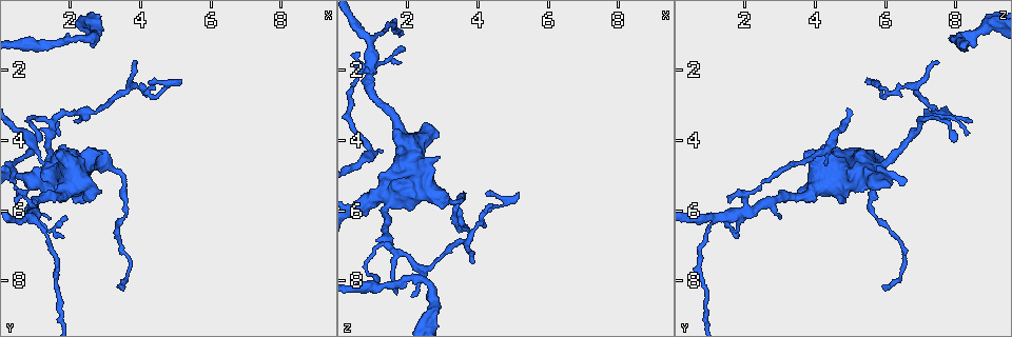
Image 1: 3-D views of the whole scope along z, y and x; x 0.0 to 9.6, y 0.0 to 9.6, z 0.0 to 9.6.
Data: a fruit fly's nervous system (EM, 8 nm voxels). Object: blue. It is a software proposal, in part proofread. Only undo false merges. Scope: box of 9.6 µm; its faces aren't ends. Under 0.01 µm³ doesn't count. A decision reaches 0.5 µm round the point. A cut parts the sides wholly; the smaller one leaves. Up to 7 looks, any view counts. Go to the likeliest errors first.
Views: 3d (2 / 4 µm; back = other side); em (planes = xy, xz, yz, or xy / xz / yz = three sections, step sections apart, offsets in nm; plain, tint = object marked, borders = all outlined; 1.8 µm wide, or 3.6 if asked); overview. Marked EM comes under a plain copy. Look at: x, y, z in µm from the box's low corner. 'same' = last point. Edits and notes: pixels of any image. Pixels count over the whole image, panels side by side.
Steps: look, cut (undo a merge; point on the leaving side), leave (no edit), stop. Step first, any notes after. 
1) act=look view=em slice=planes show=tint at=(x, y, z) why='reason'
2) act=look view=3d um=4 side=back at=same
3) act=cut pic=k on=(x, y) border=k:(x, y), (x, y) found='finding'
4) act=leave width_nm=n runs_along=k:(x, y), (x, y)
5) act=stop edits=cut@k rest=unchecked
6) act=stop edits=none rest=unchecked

act=look view=3d um=2 at=(0.90, 5.90, 2.20)

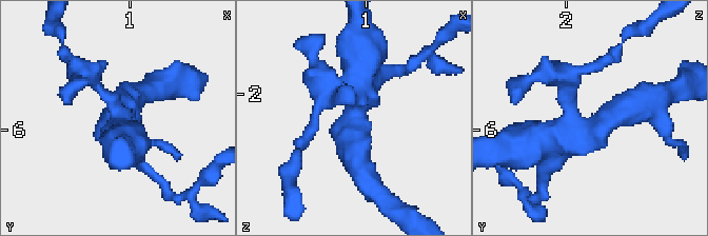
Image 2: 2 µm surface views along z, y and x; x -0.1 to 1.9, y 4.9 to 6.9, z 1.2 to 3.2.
act=look view=em slice=planes show=borders at=(0.92, 5.94, 2.26) arms=4 why='need the tissue'

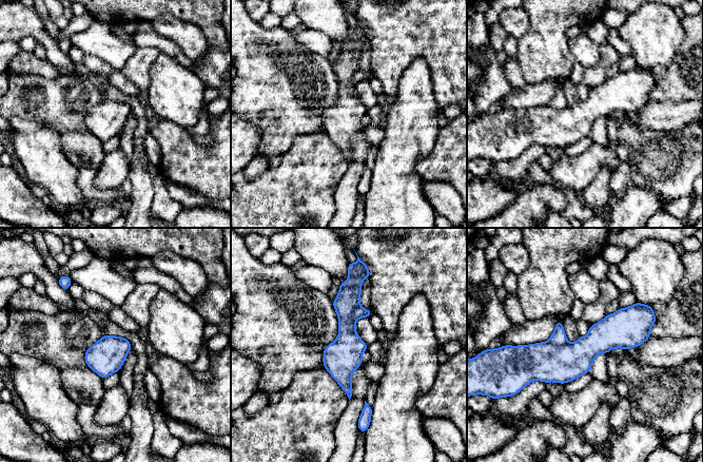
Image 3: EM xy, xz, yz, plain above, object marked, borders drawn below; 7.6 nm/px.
act=cut pic=3 on=(558, 338) width_nm=260 border=3:(548, 341), (554, 345), (566, 343) found='a second neuron is stuck on'

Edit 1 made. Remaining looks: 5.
act=look view=3d um=4 side=back at=(1.50, 3.55, 7.00) why='a narrow waist'

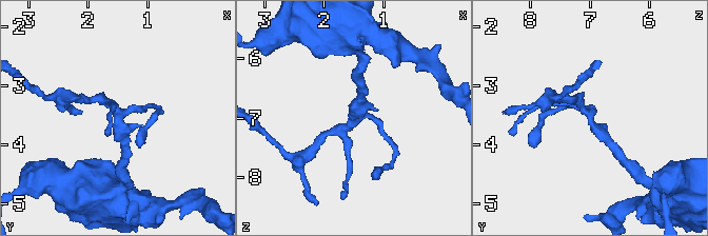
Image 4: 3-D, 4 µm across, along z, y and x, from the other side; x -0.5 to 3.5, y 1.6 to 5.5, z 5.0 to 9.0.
act=look view=em slice=planes show=tint at=(1.45, 3.50, 7.00)

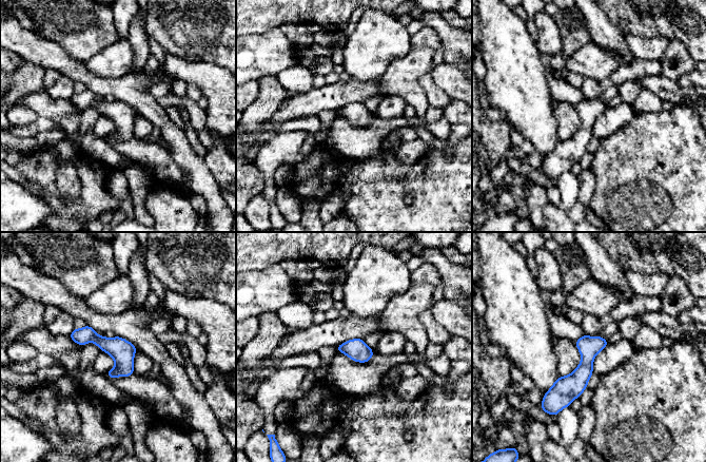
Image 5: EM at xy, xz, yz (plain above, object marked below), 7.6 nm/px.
act=leave runs_along=5:(604, 341), (557, 404) found='all the same neuron'

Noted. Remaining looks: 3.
act=look view=overview why='redraw'

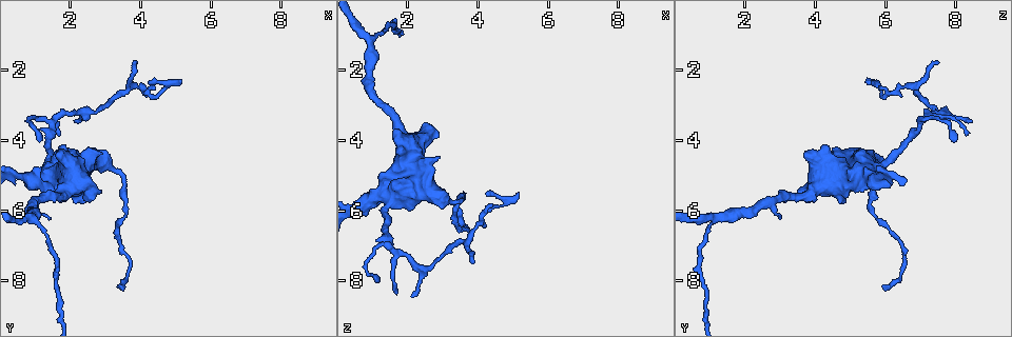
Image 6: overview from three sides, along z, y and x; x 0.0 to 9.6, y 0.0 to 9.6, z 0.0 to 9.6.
act=look view=3d um=4 at=(1.00, 5.05, 5.65) why='thick turns thin'

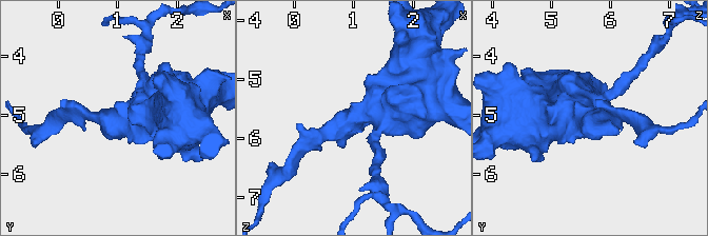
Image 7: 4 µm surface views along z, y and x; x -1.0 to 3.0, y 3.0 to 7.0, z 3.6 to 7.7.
act=look view=em um=3.6 slice=planes show=tint at=(1.05, 5.15, 5.65) arm_widths_nm=200,700

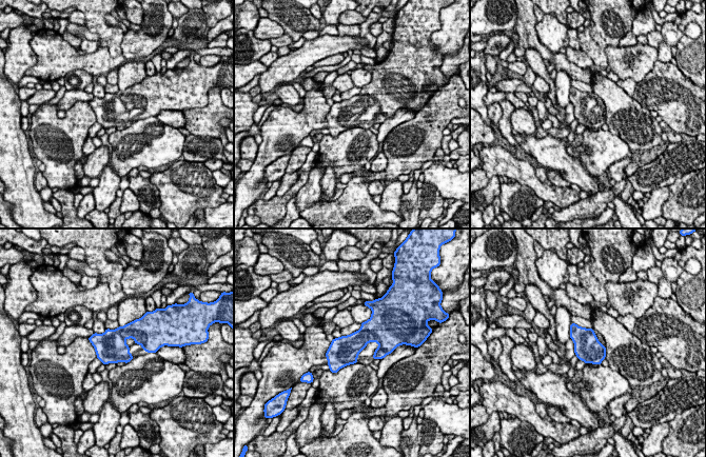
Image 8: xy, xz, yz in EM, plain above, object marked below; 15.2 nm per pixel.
act=leave found='one neuron here'

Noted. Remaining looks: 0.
act=stop edits=cut@3 rest=unchecked

